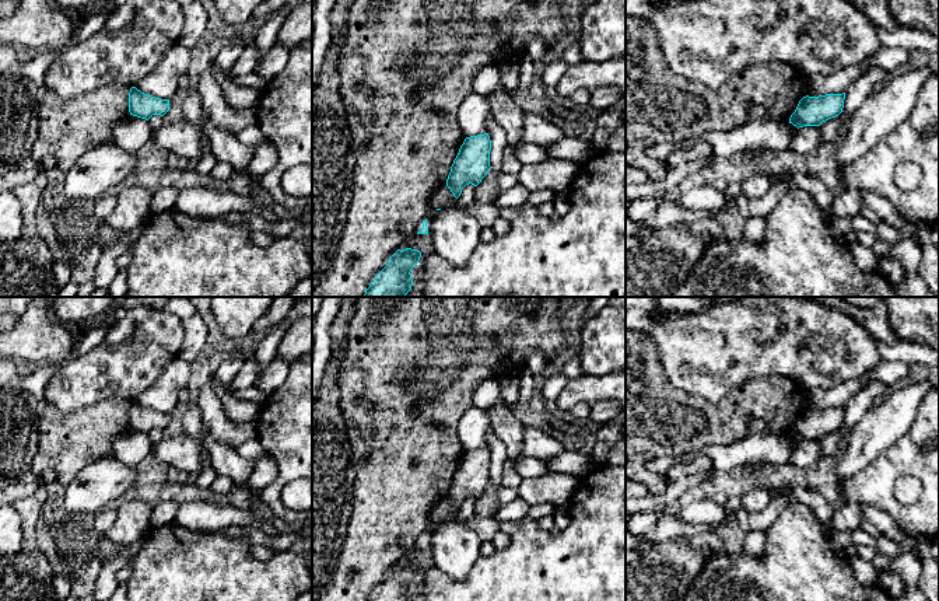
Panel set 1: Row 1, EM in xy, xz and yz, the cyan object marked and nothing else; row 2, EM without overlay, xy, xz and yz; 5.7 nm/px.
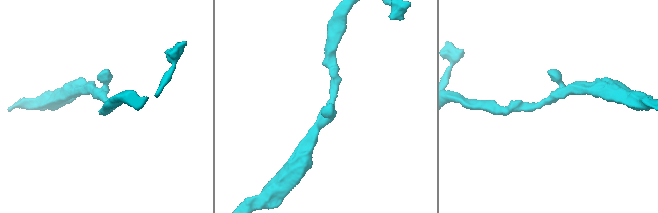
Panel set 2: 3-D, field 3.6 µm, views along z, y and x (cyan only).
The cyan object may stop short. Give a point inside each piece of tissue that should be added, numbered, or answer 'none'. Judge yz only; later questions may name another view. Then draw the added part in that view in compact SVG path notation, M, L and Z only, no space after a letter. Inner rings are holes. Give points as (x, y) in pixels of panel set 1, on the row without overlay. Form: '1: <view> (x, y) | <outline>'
none

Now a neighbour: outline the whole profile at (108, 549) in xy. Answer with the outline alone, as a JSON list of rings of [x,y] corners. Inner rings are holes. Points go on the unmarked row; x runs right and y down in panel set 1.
[[[99,537],[99,542],[98,542],[98,552],[99,552],[99,558],[101,562],[106,562],[106,560],[112,560],[115,558],[118,558],[119,555],[122,555],[129,546],[122,546],[115,544],[113,541],[105,538],[105,537]]]

